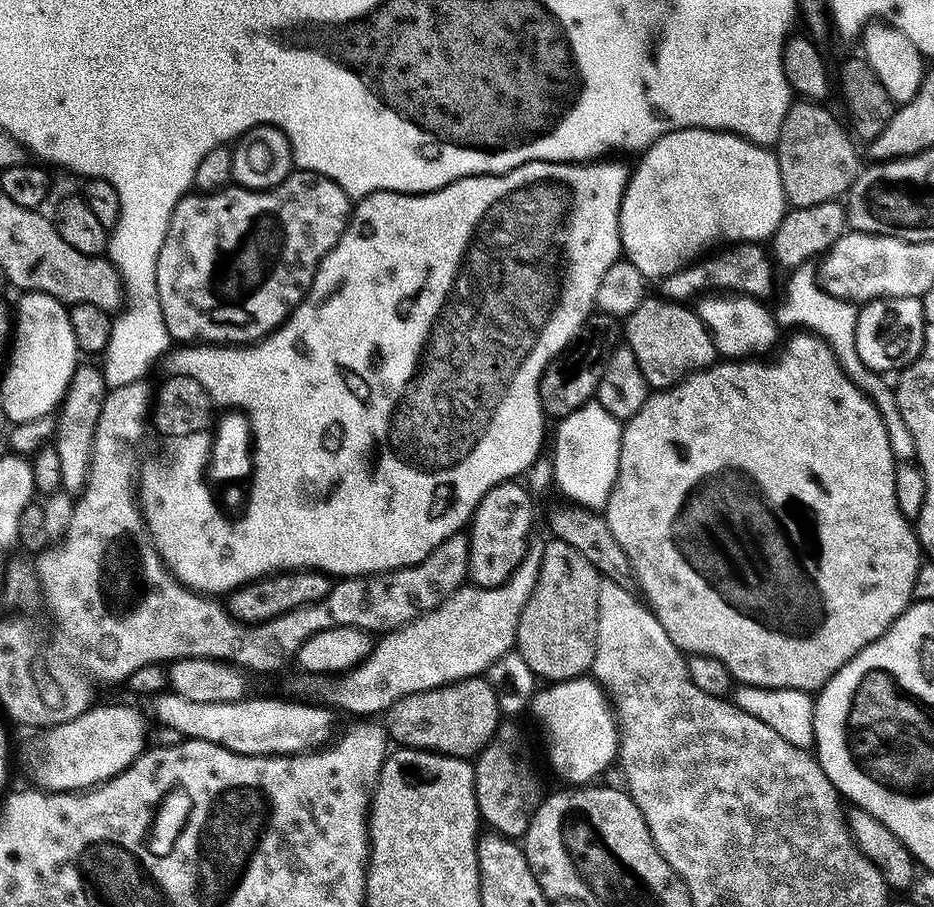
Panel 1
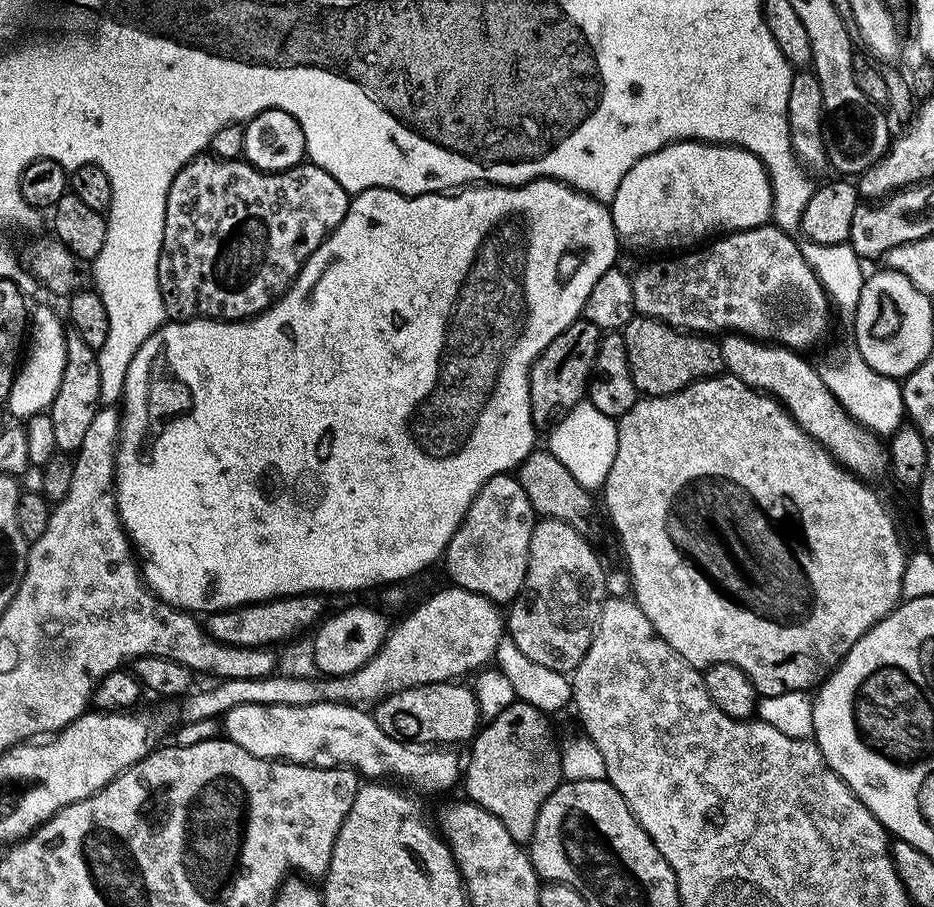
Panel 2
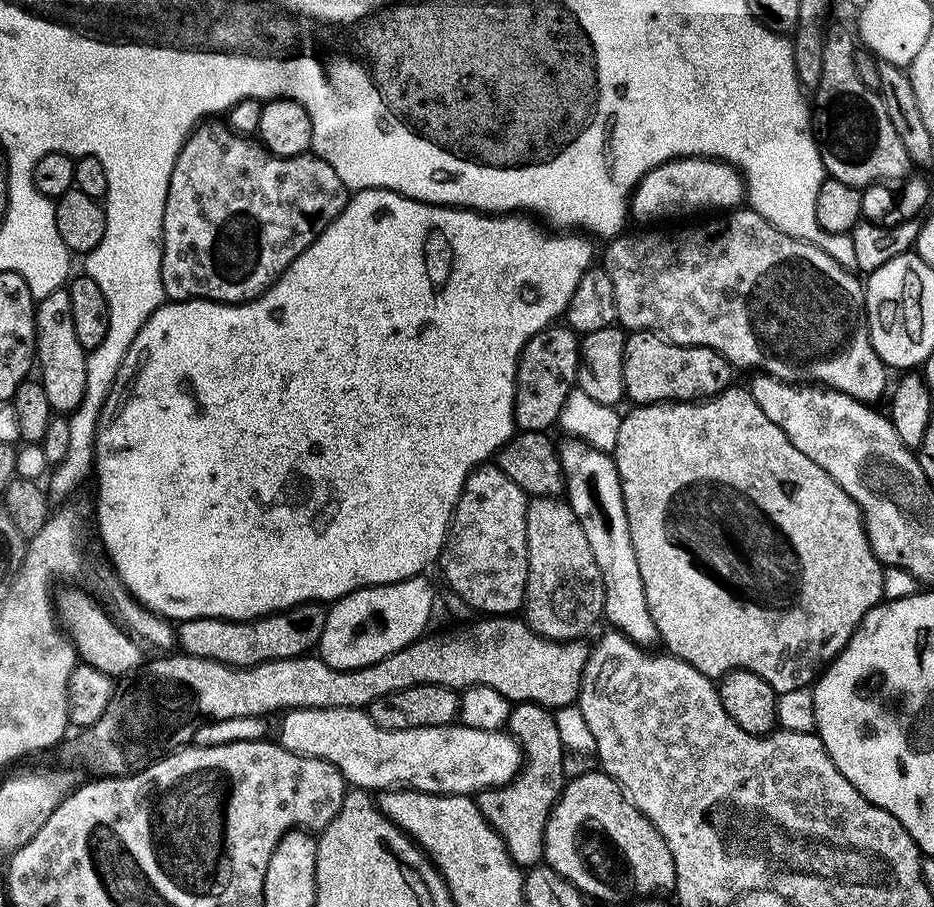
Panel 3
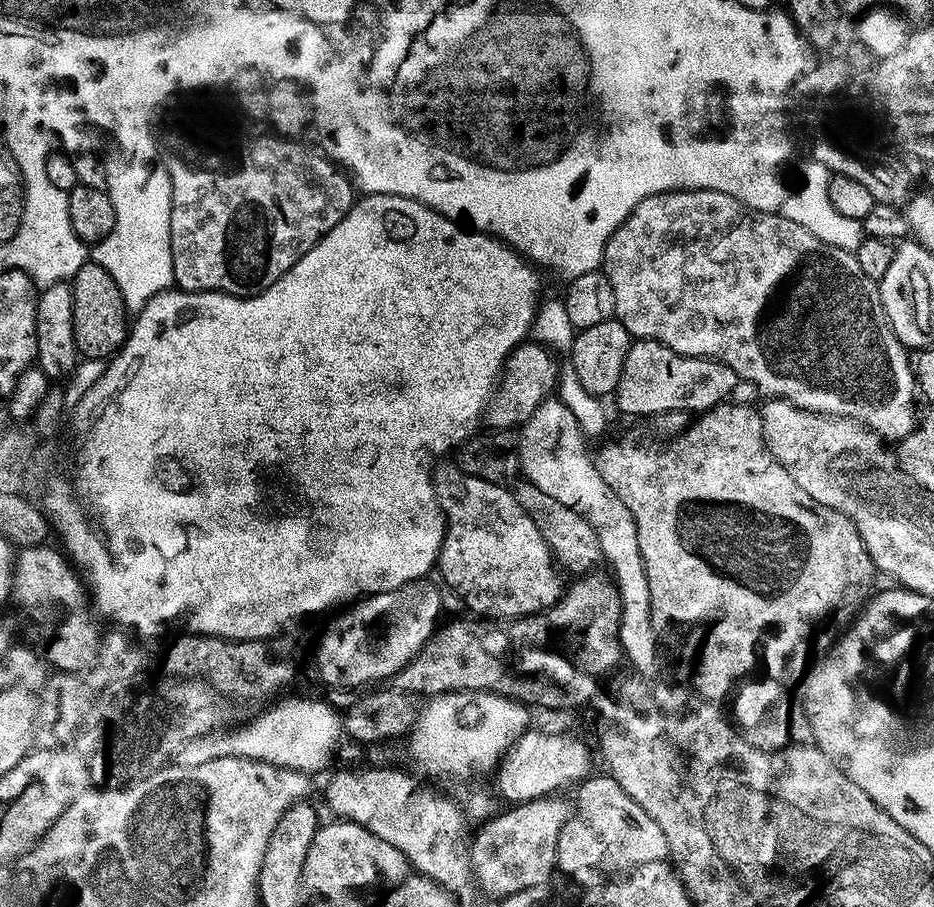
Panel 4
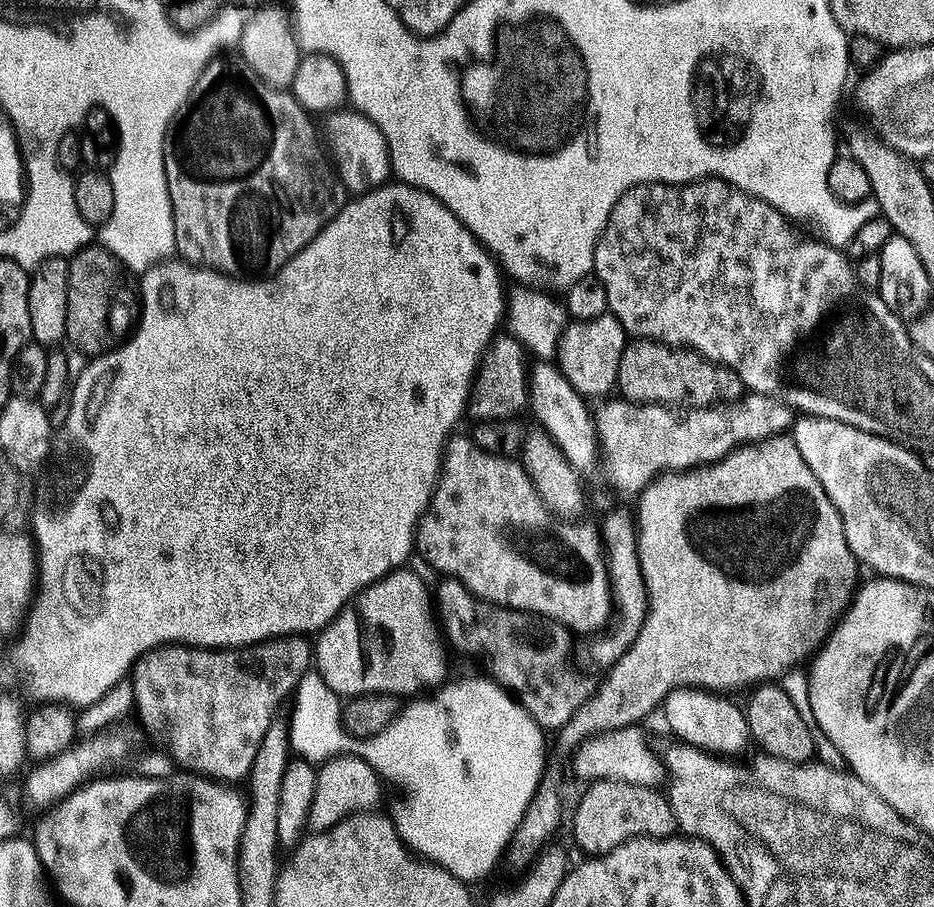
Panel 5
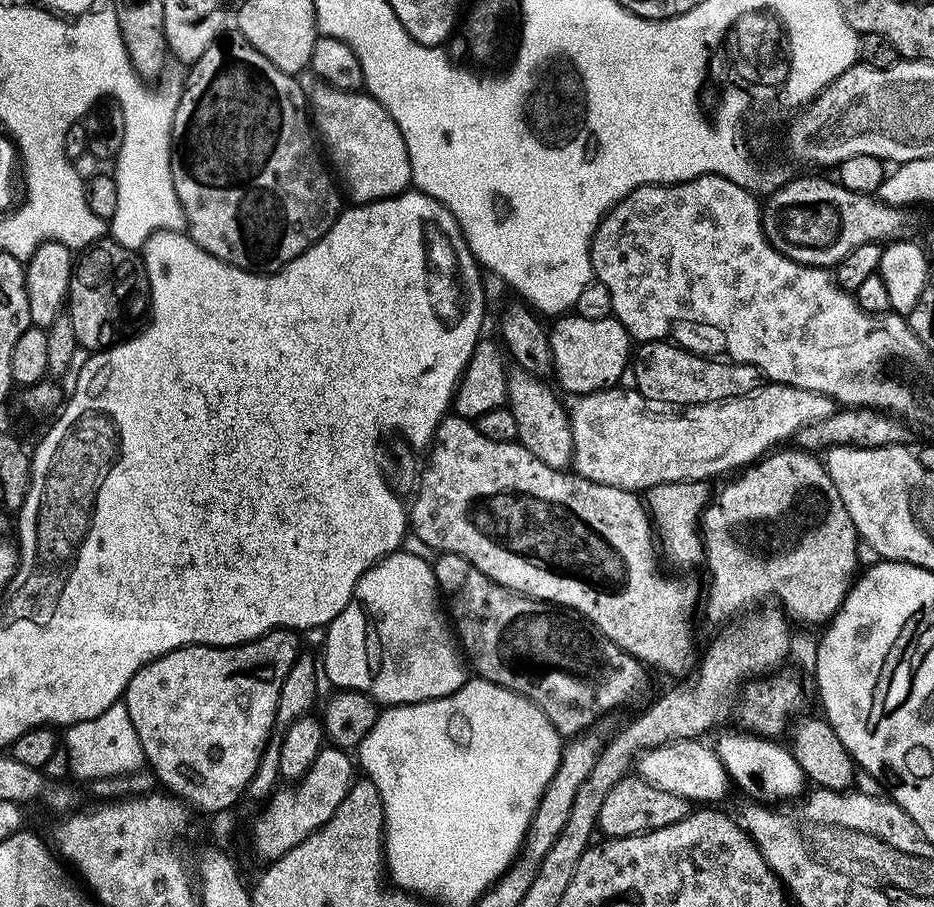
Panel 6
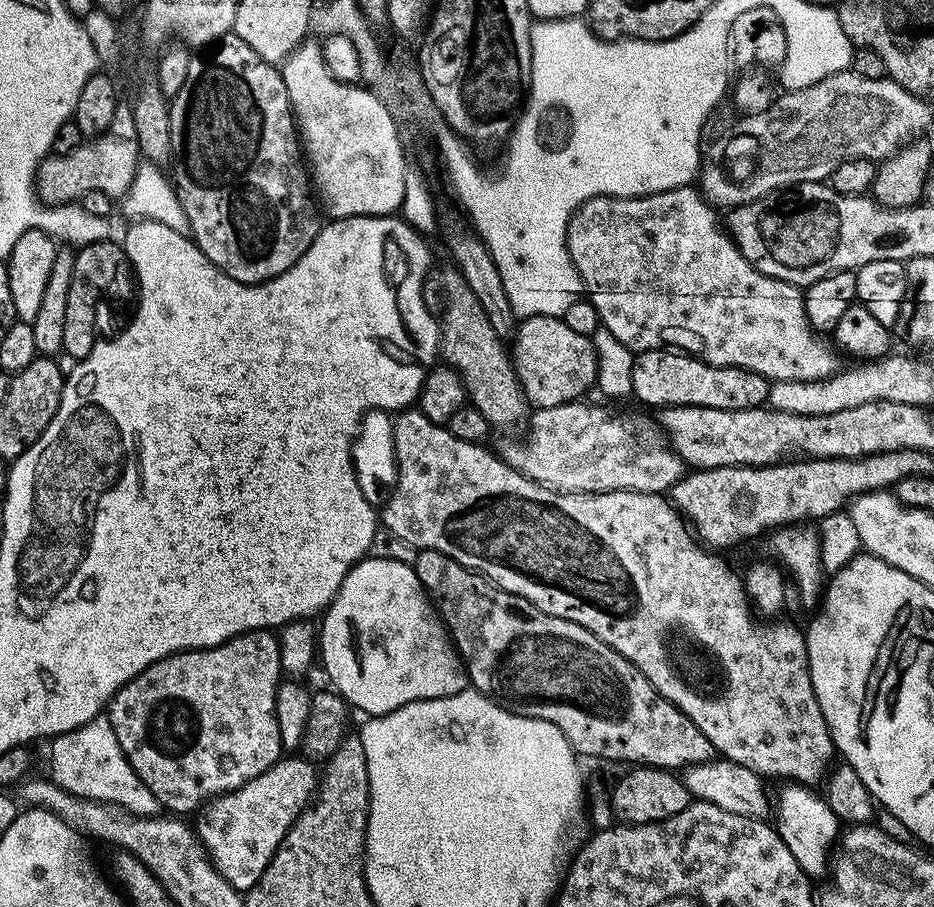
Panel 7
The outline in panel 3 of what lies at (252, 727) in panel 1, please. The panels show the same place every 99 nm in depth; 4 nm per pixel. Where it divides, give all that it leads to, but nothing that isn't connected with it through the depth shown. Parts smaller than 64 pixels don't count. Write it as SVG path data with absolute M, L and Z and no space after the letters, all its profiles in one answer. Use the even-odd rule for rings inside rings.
M294 708L285 711L282 719L278 737L281 747L299 756L330 762L356 790L413 788L443 796L472 796L510 783L521 770L521 746L504 730L471 728L463 722L410 730L386 730L375 724L362 708Z

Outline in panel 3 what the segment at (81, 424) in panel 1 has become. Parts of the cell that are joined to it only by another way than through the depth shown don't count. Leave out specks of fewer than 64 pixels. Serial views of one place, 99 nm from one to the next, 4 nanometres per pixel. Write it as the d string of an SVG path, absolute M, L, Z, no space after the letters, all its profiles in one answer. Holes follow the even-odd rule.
M67 287L53 288L46 298L36 305L36 358L38 379L53 413L71 414L82 402L86 394L86 362L88 352L78 342L74 330L74 310L70 310L70 294Z

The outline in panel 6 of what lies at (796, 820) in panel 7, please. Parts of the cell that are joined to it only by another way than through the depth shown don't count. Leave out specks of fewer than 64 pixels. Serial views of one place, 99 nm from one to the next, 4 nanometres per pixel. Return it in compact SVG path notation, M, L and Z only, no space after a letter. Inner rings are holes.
M723 727L716 733L716 741L712 747L716 752L716 757L723 764L727 771L729 781L736 787L741 788L748 798L766 798L769 801L785 802L799 797L800 791L806 785L806 777L802 766L794 758L791 749L785 745L780 746L780 742L762 737L758 734L747 733L743 730L730 730L731 727Z

